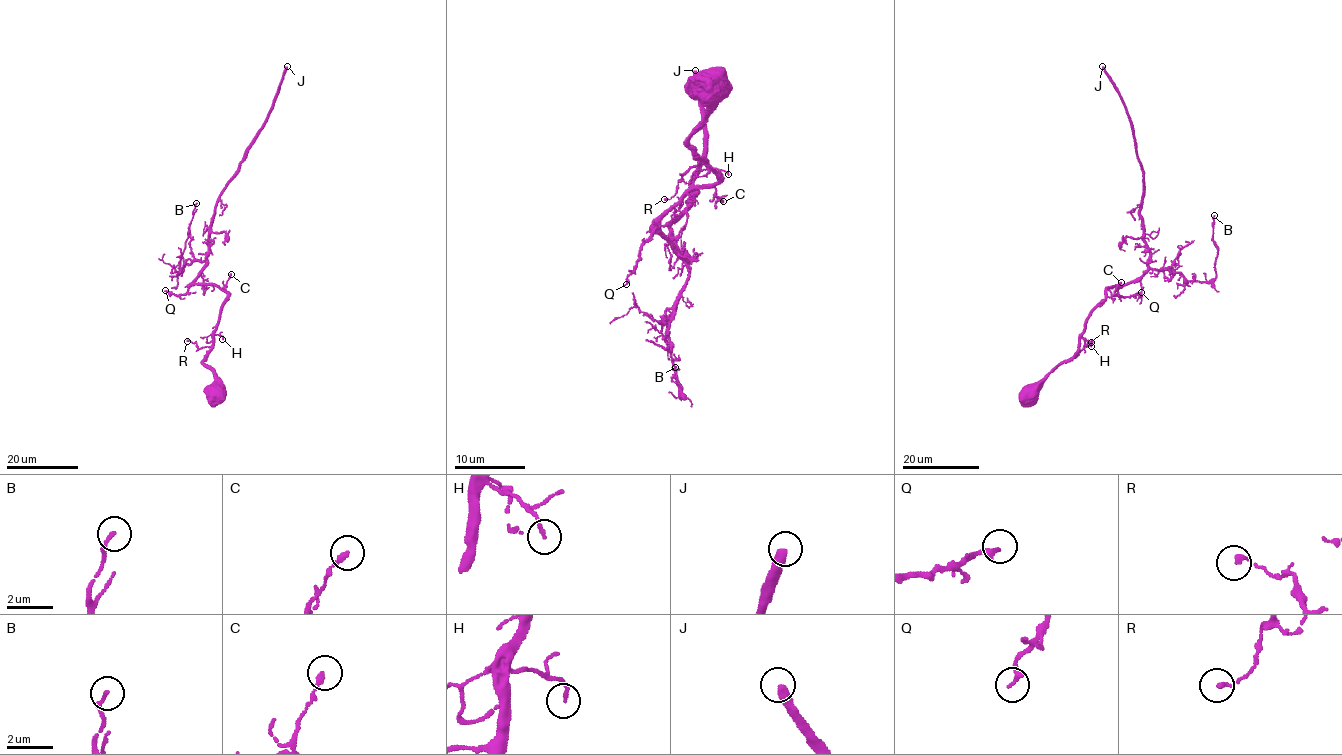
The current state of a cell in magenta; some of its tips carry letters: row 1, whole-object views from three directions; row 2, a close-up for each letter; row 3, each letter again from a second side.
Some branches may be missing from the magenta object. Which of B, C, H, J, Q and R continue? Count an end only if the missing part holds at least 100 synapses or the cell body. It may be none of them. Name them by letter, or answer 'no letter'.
J

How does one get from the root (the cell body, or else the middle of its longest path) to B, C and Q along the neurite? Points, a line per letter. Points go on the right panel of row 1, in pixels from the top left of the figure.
B: (1027, 396), (1077, 352), (1087, 317), (1106, 289), (1150, 268), (1187, 280), (1215, 278), (1214, 215)
C: (1027, 396), (1029, 400), (1052, 370), (1077, 352), (1079, 335), (1088, 315), (1114, 294), (1121, 282)
Q: (1027, 396), (1077, 352), (1087, 317), (1103, 301), (1106, 289), (1115, 285), (1123, 297), (1141, 292)

